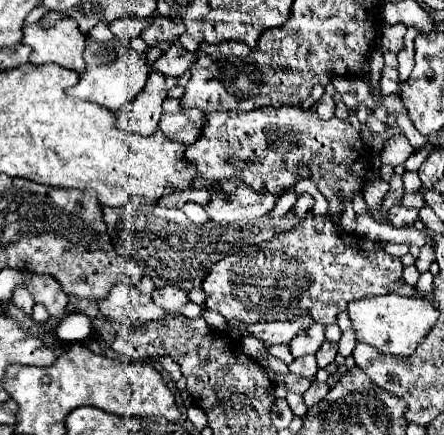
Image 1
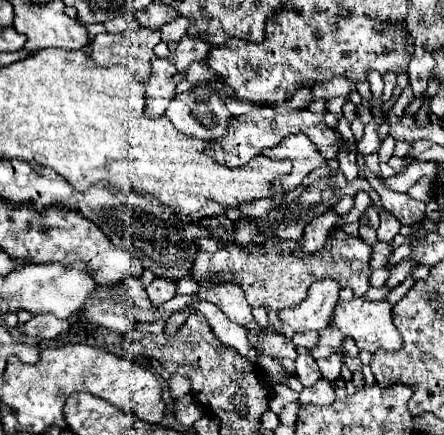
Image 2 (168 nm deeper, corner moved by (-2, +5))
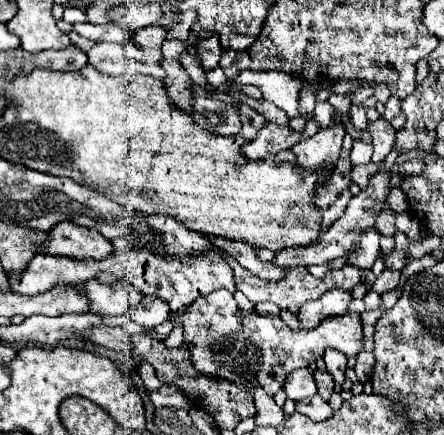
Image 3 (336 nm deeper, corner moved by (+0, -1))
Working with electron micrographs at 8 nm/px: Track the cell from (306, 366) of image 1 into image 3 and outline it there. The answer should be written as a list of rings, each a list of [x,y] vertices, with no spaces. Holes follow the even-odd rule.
[[[301,368],[301,370],[295,370],[293,374],[289,374],[283,388],[287,392],[287,398],[291,398],[295,402],[305,400],[305,398],[309,398],[309,396],[313,396],[317,392],[315,378],[307,368]]]

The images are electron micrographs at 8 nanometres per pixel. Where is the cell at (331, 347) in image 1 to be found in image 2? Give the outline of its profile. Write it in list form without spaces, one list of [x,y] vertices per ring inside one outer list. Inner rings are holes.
[[[331,354],[329,358],[319,358],[317,360],[319,364],[319,370],[321,370],[321,376],[329,382],[333,380],[339,380],[339,370],[341,370],[341,358],[337,354]]]

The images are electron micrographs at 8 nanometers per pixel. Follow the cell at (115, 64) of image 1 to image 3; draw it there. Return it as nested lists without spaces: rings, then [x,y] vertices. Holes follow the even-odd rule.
[[[150,25],[137,31],[135,36],[123,43],[103,42],[93,46],[89,52],[89,62],[102,74],[120,76],[123,74],[147,74],[153,78],[159,78],[164,82],[165,71],[160,66],[163,58],[161,46],[165,40],[165,28],[163,26]]]

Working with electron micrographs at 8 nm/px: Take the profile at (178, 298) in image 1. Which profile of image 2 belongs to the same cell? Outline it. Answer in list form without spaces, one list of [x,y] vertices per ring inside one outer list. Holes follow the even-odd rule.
[[[155,278],[147,286],[147,296],[149,296],[149,300],[151,300],[153,306],[161,306],[163,302],[167,302],[167,300],[171,300],[175,296],[175,284]]]

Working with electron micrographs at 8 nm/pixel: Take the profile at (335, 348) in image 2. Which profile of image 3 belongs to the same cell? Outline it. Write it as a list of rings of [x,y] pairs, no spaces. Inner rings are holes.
[[[325,350],[323,360],[327,364],[327,372],[333,376],[333,380],[337,384],[343,384],[345,380],[345,368],[347,368],[347,358],[345,354],[337,352],[337,350]]]

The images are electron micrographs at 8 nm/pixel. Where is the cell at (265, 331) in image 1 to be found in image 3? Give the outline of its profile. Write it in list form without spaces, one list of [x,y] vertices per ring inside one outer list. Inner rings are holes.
[[[341,288],[327,290],[321,298],[305,302],[301,306],[297,318],[299,326],[305,330],[291,330],[287,324],[283,324],[279,316],[263,316],[257,312],[241,314],[229,290],[215,290],[207,296],[197,298],[179,318],[173,316],[173,322],[177,324],[179,320],[185,328],[185,342],[195,344],[191,350],[191,358],[203,374],[217,374],[217,378],[241,382],[243,386],[247,386],[247,390],[251,390],[253,384],[259,382],[259,386],[269,396],[275,396],[289,372],[313,364],[317,358],[323,356],[327,348],[335,348],[347,358],[357,356],[363,350],[365,336],[361,314],[347,312],[349,302],[349,292]]]

